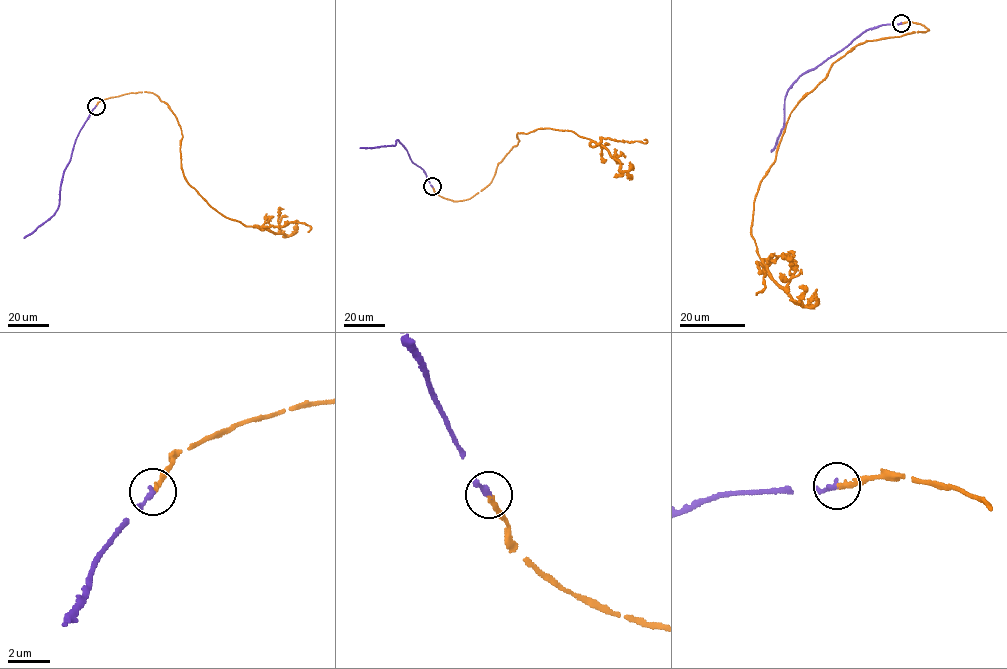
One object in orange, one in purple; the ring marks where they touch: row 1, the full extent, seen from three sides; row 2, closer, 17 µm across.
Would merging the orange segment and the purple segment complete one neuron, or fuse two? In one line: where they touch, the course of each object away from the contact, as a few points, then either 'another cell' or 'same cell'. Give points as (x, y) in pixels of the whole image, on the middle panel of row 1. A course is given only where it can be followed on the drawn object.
place (432, 186); course orange (432, 186), (445, 198), (470, 199), (490, 183), (519, 141), (517, 133), (548, 128), (603, 145), (630, 175); course purple (432, 186), (424, 170), (413, 162), (397, 140), (394, 146), (360, 148); same cell

